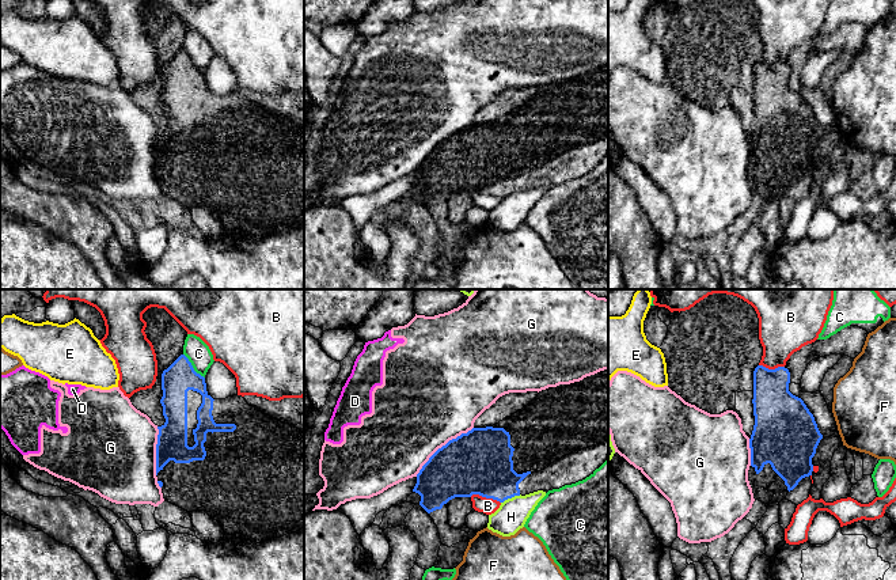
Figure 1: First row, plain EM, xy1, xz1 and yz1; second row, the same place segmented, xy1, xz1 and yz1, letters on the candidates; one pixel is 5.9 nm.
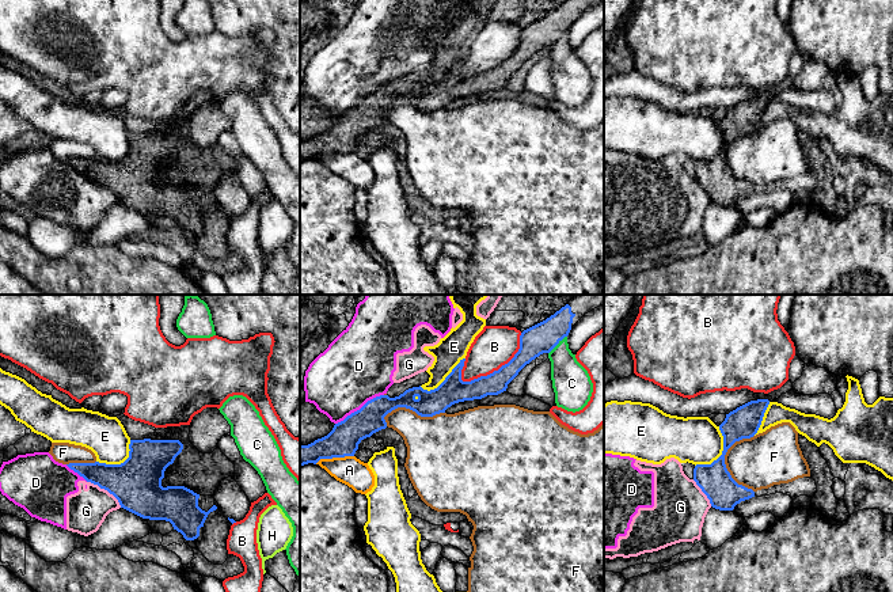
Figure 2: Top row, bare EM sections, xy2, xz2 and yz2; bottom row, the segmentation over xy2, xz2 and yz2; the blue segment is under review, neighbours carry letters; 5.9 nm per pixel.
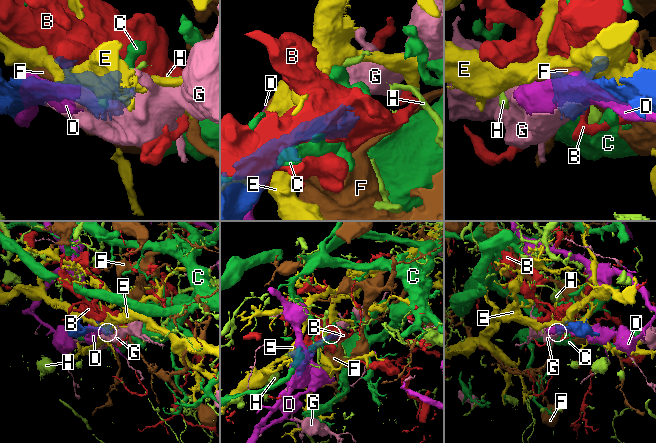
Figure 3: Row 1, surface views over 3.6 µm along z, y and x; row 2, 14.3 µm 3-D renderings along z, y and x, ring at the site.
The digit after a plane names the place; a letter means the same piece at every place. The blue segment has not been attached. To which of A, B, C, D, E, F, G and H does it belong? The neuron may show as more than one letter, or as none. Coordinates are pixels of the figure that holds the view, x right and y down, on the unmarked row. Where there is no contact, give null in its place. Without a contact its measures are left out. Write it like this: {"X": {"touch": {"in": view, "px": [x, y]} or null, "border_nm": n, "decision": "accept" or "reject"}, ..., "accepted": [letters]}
{"A": {"touch": {"in": "xz2", "px": [334, 152]}, "border_nm": 240, "decision": "reject"}, "B": {"touch": {"in": "xz2", "px": [500, 64]}, "border_nm": 460, "decision": "reject"}, "C": {"touch": {"in": "xy1", "px": [192, 63]}, "border_nm": 200, "decision": "reject"}, "D": {"touch": {"in": "xz2", "px": [360, 105]}, "border_nm": 340, "decision": "reject"}, "E": {"touch": {"in": "yz2", "px": [722, 150]}, "border_nm": 280, "decision": "reject"}, "F": {"touch": {"in": "yz2", "px": [724, 158]}, "border_nm": 340, "decision": "reject"}, "G": {"touch": {"in": "xz1", "px": [443, 141]}, "border_nm": 460, "decision": "reject"}, "H": {"touch": {"in": "xz1", "px": [511, 193]}, "border_nm": 130, "decision": "reject"}, "accepted": []}

